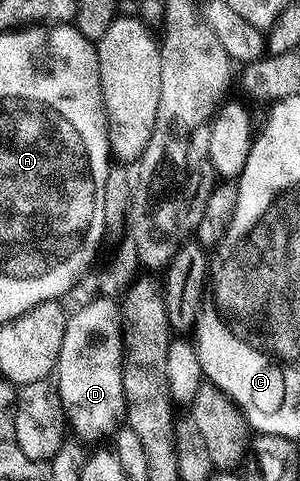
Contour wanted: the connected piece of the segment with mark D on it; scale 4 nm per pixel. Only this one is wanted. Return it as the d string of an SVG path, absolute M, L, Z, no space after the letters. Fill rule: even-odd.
M100 295L97 301L73 312L66 323L66 339L56 364L54 384L62 399L64 416L81 442L111 438L121 428L126 413L124 403L124 331L122 309L111 296Z

